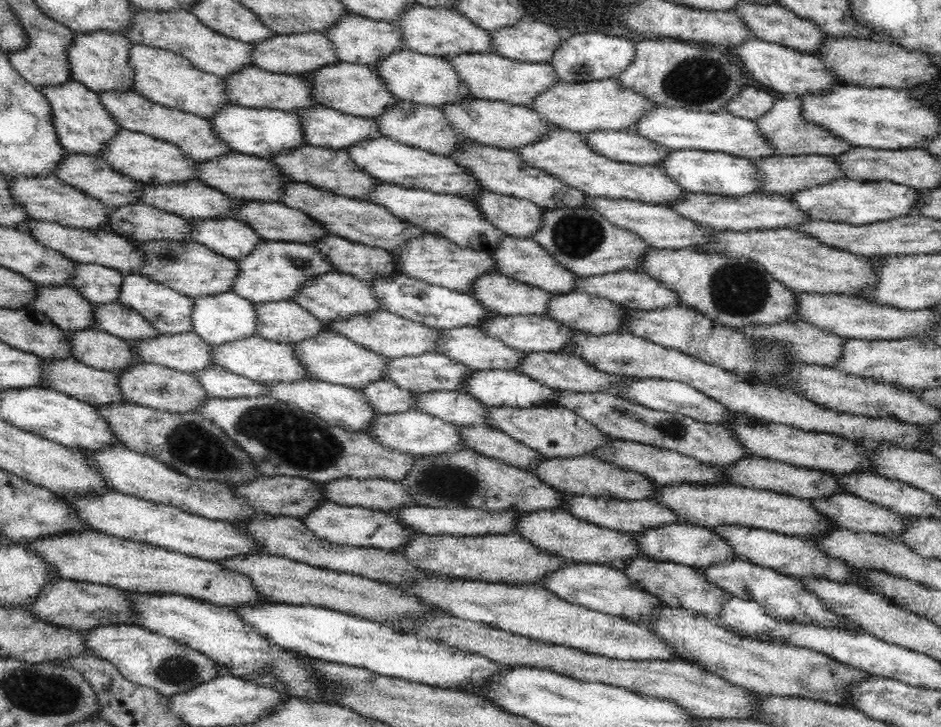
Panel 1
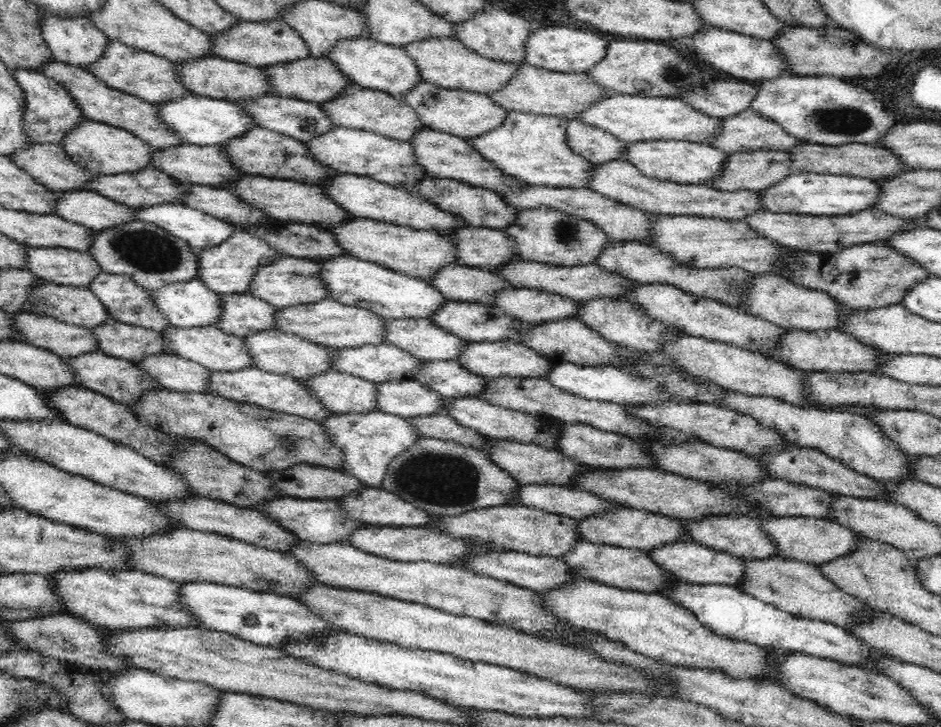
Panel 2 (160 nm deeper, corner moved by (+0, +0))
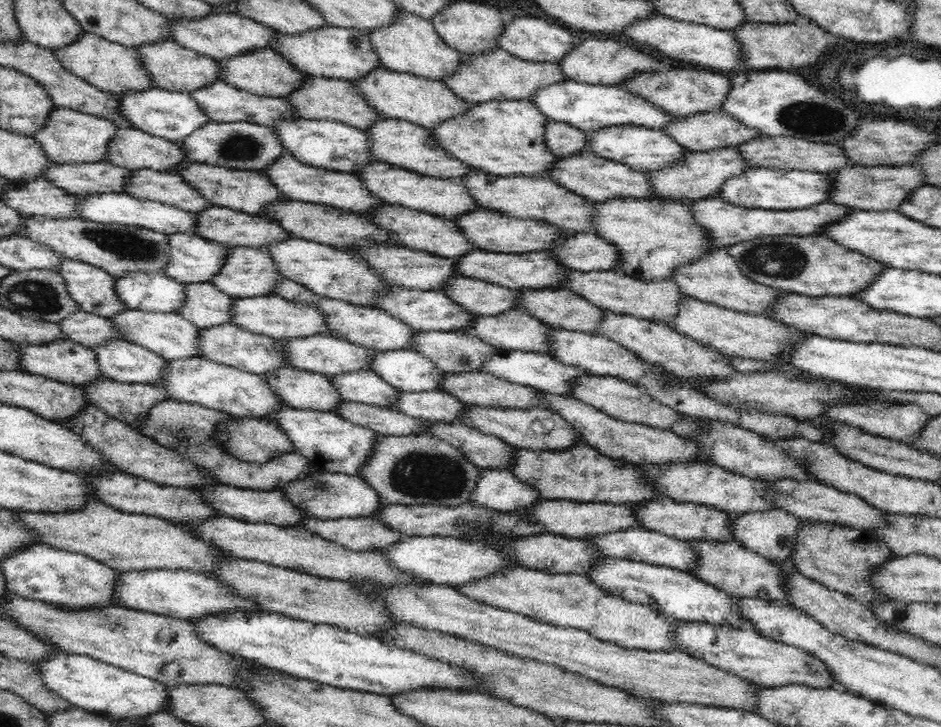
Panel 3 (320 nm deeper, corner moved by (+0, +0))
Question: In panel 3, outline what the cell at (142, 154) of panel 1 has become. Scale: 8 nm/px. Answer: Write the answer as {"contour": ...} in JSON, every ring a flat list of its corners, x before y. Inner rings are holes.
{"contour":[[54,107,47,116,45,125,36,131,32,137,36,139,51,162,58,164,93,163,105,162,108,145,116,131,117,126,108,119,74,109]]}

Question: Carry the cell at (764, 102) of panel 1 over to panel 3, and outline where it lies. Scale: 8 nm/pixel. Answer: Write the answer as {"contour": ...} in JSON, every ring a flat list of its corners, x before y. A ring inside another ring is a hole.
{"contour":[[673,68,654,71,636,71,631,77,615,84,620,90,627,90,638,98,653,104,672,116,685,117,699,112,720,109,730,92,729,78,709,70]]}

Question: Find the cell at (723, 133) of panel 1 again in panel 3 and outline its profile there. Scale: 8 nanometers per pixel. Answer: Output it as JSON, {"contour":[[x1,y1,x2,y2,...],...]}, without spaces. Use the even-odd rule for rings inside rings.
{"contour":[[572,79,539,88,531,96,530,101,549,119,564,122,584,131,595,131,599,128,625,124,638,124,642,127,663,130,664,127,679,119,678,116,672,116,638,98,635,94,620,90,614,85,581,83]]}

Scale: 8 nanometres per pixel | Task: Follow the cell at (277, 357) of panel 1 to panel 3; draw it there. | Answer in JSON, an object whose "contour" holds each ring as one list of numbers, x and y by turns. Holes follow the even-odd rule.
{"contour":[[127,308,107,319,115,324,121,338,137,343,138,346,147,348,168,361,182,357,201,357,197,344,200,328,178,313,146,312,142,309]]}

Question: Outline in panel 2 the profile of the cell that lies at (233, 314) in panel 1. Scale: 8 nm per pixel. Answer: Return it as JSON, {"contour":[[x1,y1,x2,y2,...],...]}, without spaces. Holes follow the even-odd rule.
{"contour":[[200,279,161,286,153,292,153,304,168,319,169,324,180,328,215,326,221,317,219,296]]}

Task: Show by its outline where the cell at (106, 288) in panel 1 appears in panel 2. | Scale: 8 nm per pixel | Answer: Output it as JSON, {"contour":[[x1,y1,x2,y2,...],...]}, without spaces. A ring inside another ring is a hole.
{"contour":[[62,246,28,247,25,269,38,279,84,289,89,289,97,274,104,273,89,253]]}

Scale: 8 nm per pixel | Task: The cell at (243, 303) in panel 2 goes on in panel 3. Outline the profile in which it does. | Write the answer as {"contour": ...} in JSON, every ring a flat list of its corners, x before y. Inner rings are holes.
{"contour":[[185,283,185,301,177,312,200,329,234,322,236,297,220,292,212,283]]}

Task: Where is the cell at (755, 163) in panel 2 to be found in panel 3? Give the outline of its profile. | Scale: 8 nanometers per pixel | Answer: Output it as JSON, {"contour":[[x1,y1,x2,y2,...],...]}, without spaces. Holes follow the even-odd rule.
{"contour":[[724,147,706,152,688,150,673,167,646,174,649,174,651,190,657,192,657,196,671,198,676,203,690,203,702,197,717,196,726,180,750,170,750,167,752,166,745,162,738,147]]}

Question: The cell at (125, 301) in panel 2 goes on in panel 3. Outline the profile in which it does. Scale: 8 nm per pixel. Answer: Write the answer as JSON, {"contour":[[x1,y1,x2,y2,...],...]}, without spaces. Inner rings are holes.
{"contour":[[65,258,57,266,57,273,64,279,68,294,79,304,82,311,108,318,127,309,125,302,115,294,115,279,109,272,90,263]]}

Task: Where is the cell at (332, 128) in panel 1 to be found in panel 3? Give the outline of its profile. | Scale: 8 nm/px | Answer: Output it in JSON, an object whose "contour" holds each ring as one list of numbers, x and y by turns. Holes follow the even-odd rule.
{"contour":[[220,80,214,81,205,87,194,89,189,92,189,95,194,99,194,102,197,102,204,114,209,116,210,120,220,123,246,121,270,127,278,119,291,116,300,117,289,105,287,97,268,98,267,96,258,96,251,92,234,88]]}

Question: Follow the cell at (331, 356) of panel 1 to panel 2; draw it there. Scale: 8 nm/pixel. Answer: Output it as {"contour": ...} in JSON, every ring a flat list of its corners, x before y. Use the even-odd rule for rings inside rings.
{"contour":[[278,329,250,333,241,339,245,342,245,348,253,358,253,366,264,372,289,375,301,381,308,380,316,374,334,370,333,356,338,348,314,344,309,340,286,334]]}

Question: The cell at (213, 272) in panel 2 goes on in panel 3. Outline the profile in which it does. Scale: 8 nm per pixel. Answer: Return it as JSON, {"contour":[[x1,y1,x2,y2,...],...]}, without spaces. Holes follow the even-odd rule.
{"contour":[[174,233,166,235,166,238,169,259,161,274,182,283,211,283,232,248,210,242,196,233]]}

